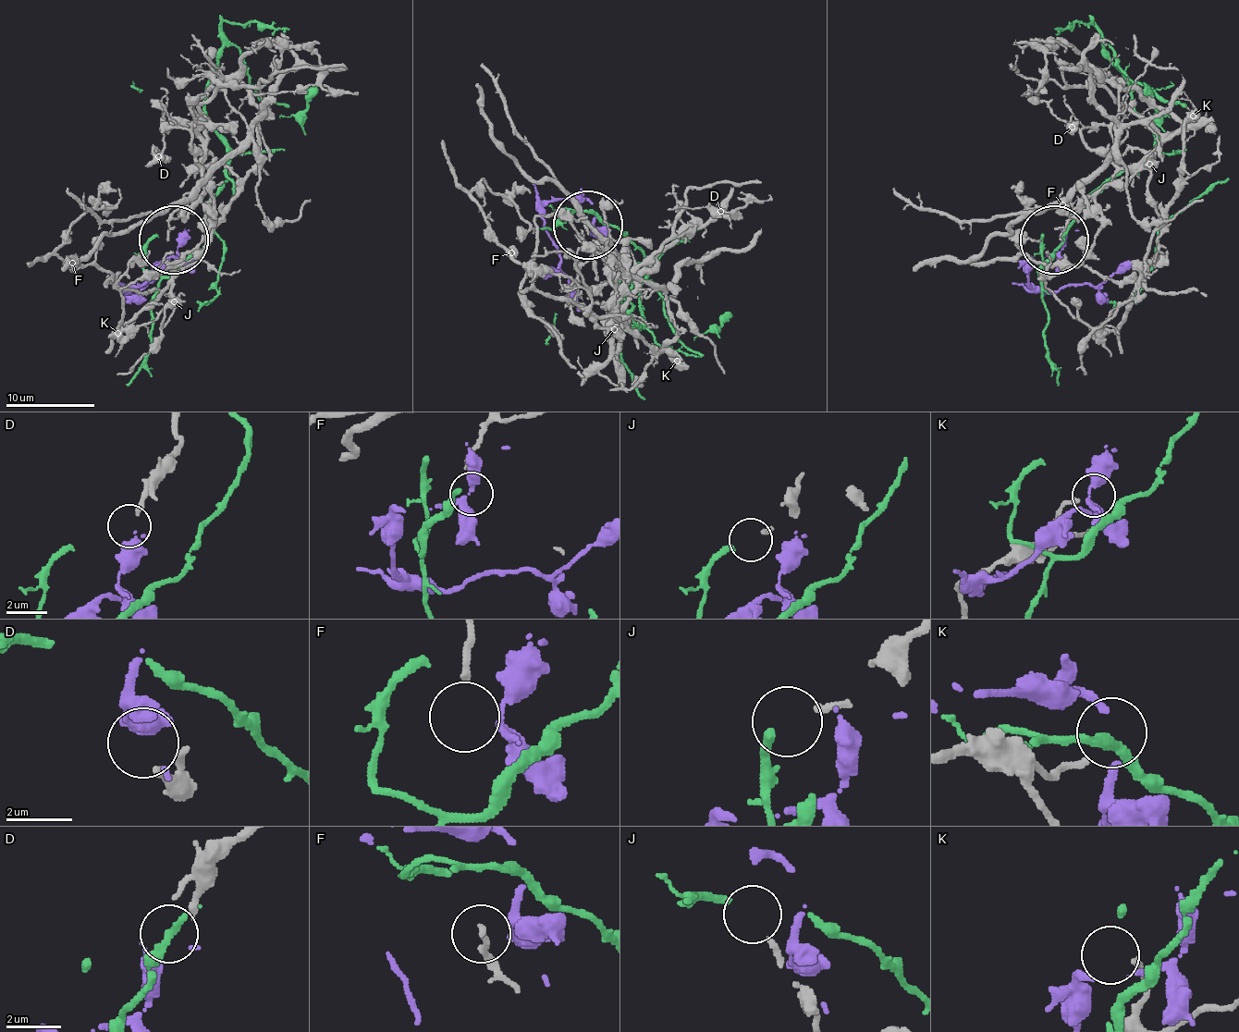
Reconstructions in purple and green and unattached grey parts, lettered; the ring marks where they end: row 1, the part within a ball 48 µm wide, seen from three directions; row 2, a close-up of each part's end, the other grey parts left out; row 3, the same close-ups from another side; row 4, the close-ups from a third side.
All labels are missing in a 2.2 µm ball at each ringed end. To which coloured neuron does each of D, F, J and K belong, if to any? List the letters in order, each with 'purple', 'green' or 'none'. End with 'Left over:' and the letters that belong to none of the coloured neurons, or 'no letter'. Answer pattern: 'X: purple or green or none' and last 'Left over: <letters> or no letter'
D: purple
F: none
J: none
K: none
Left over: F, J, K

